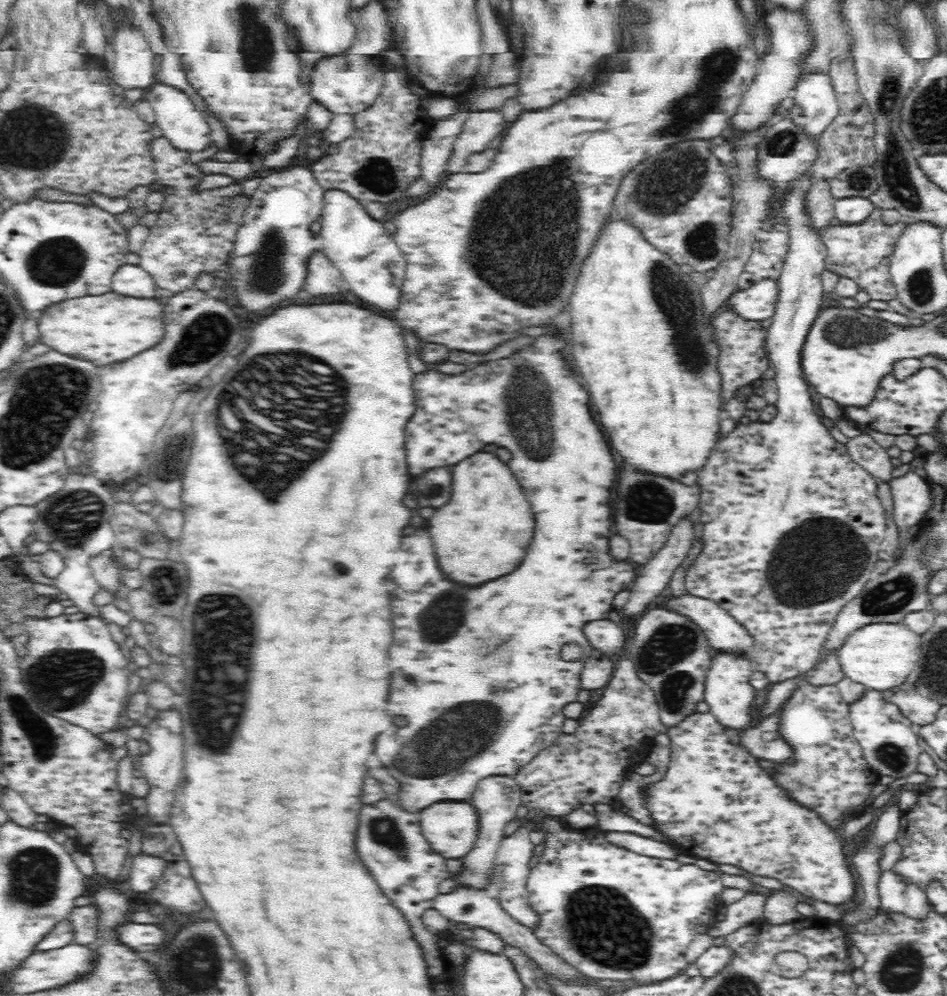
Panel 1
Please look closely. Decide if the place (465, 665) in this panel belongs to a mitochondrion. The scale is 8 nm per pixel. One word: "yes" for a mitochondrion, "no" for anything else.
no

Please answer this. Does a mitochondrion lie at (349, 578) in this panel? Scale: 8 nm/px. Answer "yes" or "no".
yes

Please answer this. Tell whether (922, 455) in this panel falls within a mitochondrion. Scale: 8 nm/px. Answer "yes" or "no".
no

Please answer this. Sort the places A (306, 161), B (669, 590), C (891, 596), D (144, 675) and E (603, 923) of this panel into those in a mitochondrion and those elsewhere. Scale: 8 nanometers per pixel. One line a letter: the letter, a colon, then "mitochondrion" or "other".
A: other
B: other
C: mitochondrion
D: other
E: mitochondrion

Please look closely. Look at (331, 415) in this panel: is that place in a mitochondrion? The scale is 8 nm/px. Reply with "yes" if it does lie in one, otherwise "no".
yes

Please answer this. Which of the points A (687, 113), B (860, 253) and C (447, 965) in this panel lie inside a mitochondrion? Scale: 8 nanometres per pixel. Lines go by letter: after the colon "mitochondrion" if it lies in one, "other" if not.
A: mitochondrion
B: other
C: other

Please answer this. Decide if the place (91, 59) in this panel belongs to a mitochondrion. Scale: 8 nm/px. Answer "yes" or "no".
no

